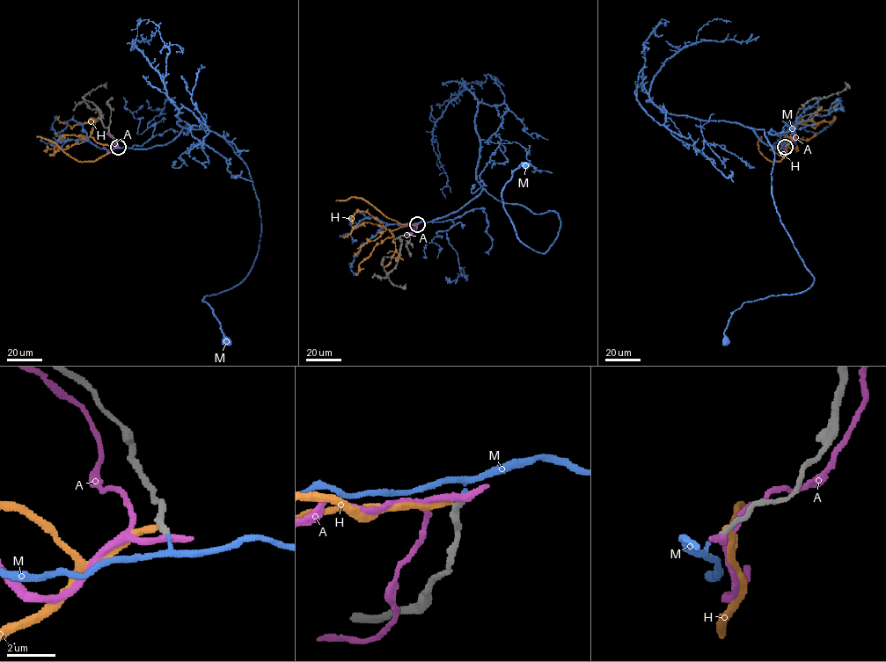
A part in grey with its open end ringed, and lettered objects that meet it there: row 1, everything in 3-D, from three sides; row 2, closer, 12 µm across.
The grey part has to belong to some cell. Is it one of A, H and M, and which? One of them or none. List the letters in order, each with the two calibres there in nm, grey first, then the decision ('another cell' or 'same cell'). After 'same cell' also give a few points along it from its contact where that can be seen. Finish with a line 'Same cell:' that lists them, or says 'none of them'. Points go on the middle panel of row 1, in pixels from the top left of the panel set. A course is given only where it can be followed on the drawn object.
A: 240 nm thick on the grey side, 400 nm on the other; another cell
H: 300 nm thick on the grey side, 280 nm on the other; another cell
M: 240 nm thick on the grey side, 110 nm on the other; same cell; it runs (417, 224), (484, 189), (558, 214), (545, 253), (517, 237), (503, 205), (505, 184), (526, 165)
Same cell: M

